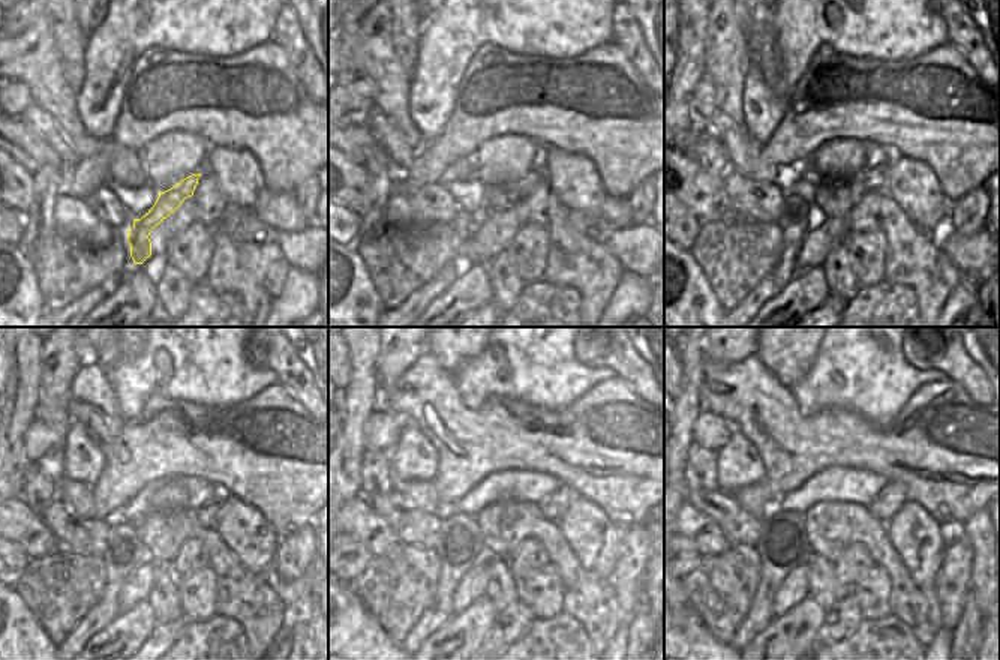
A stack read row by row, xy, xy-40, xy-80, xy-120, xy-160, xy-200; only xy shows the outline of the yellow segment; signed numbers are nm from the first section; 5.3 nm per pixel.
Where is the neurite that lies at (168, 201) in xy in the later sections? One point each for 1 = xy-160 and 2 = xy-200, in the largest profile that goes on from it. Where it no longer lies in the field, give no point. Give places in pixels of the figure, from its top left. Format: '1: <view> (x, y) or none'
1: xy-160 (553, 506)
2: xy-200 (892, 495)

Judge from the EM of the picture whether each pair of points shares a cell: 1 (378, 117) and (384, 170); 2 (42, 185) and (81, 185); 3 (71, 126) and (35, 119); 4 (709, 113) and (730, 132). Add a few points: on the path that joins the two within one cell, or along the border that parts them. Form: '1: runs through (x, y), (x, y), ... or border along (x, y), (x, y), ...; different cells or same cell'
1: border along (380, 146), (398, 174); different cells
2: border along (65, 171), (65, 186), (62, 189); different cells
3: border along (35, 104), (51, 116), (77, 153); different cells
4: border along (717, 116), (711, 128); different cells

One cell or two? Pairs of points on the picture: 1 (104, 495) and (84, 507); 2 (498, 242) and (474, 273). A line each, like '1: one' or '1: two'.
1: two
2: two

